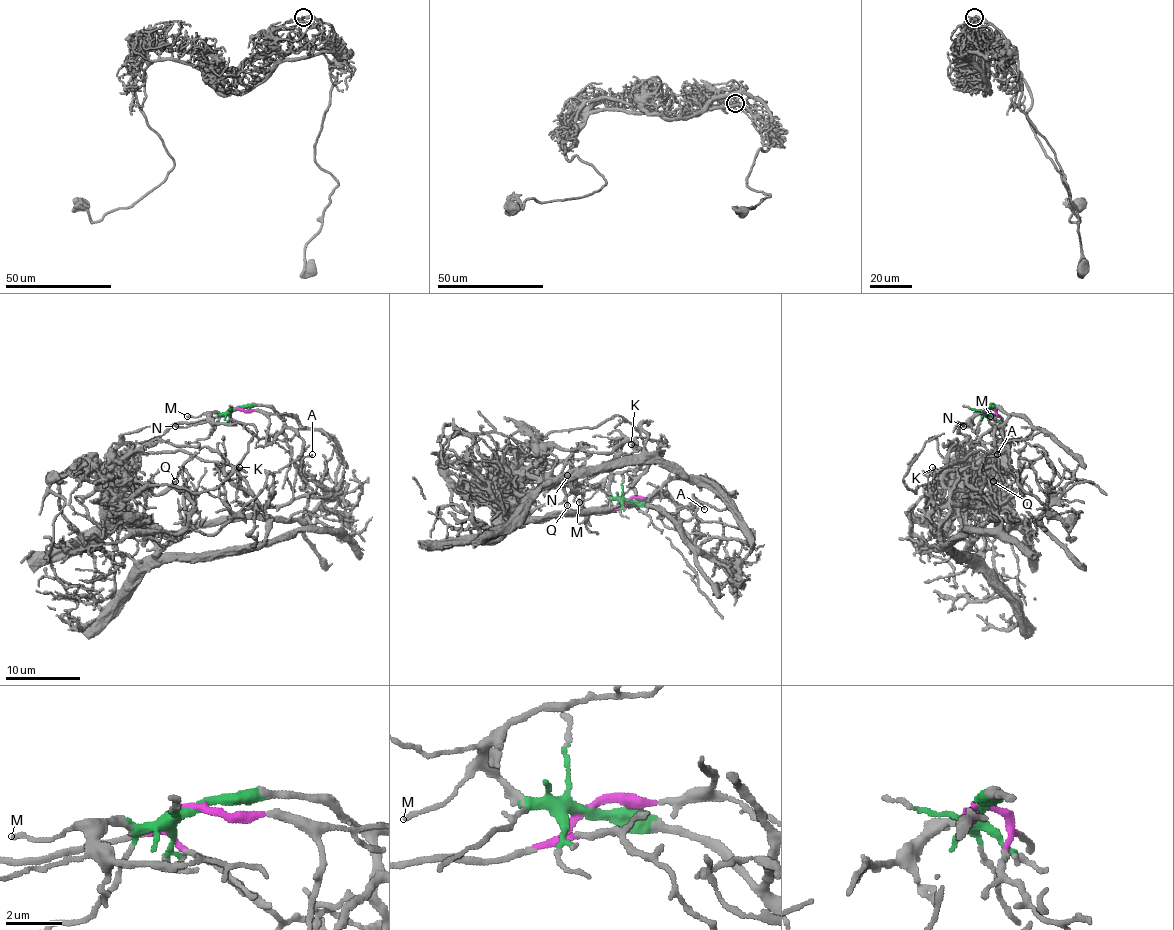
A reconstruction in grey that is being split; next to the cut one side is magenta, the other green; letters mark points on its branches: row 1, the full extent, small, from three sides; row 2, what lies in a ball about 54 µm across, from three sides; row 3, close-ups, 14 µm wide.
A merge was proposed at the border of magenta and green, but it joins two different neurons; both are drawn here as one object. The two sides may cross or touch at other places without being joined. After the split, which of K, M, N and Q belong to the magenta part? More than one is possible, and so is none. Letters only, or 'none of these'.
K, Q

